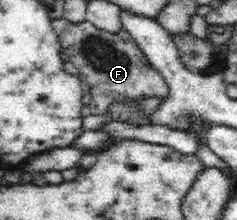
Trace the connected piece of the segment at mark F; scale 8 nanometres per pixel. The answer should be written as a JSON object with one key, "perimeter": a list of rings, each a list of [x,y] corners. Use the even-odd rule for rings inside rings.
{"perimeter":[[[63,17],[53,18],[52,26],[63,47],[67,62],[73,63],[83,75],[92,96],[88,106],[93,115],[103,115],[117,99],[160,98],[170,89],[163,75],[151,68],[143,50],[125,30],[113,32],[97,29],[86,19],[73,23]]]}

